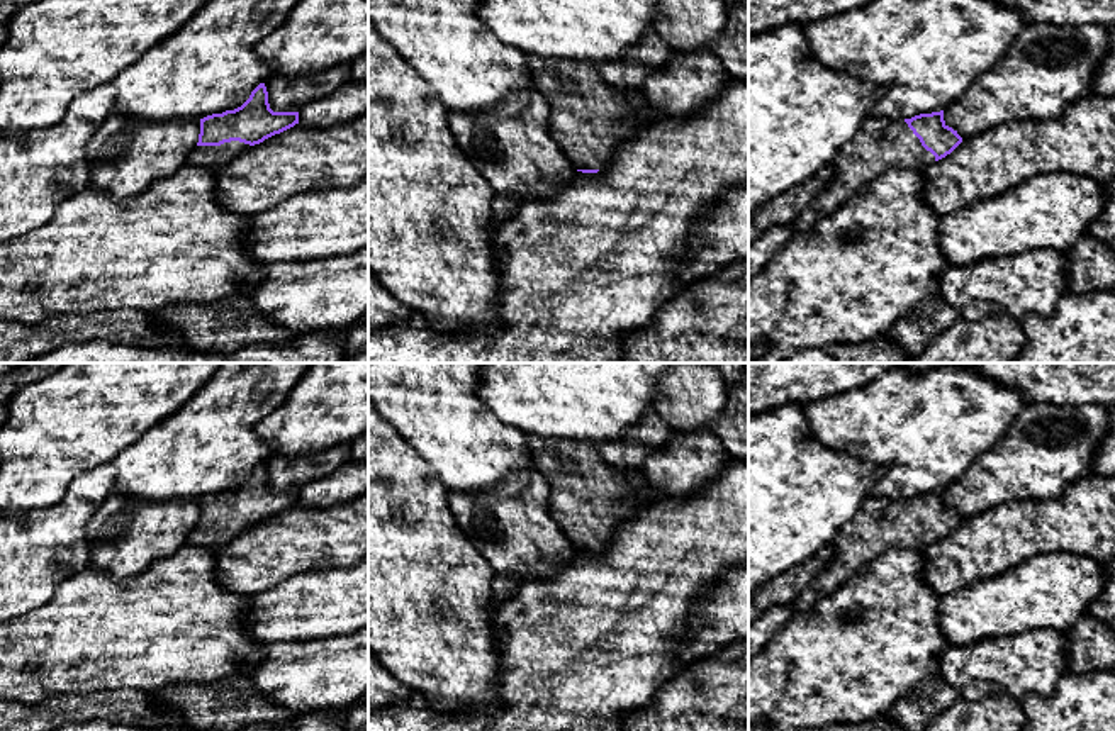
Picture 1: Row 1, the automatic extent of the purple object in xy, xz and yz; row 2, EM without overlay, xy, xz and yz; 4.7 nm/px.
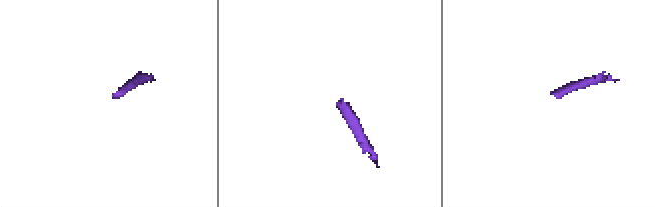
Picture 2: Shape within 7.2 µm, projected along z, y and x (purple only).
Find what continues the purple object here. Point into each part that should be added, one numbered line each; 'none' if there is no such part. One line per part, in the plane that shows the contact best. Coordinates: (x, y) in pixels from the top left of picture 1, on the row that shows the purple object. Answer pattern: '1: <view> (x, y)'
1: xy (206, 156)

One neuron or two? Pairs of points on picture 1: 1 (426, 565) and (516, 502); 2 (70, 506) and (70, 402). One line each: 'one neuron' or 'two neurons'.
1: two neurons
2: two neurons

